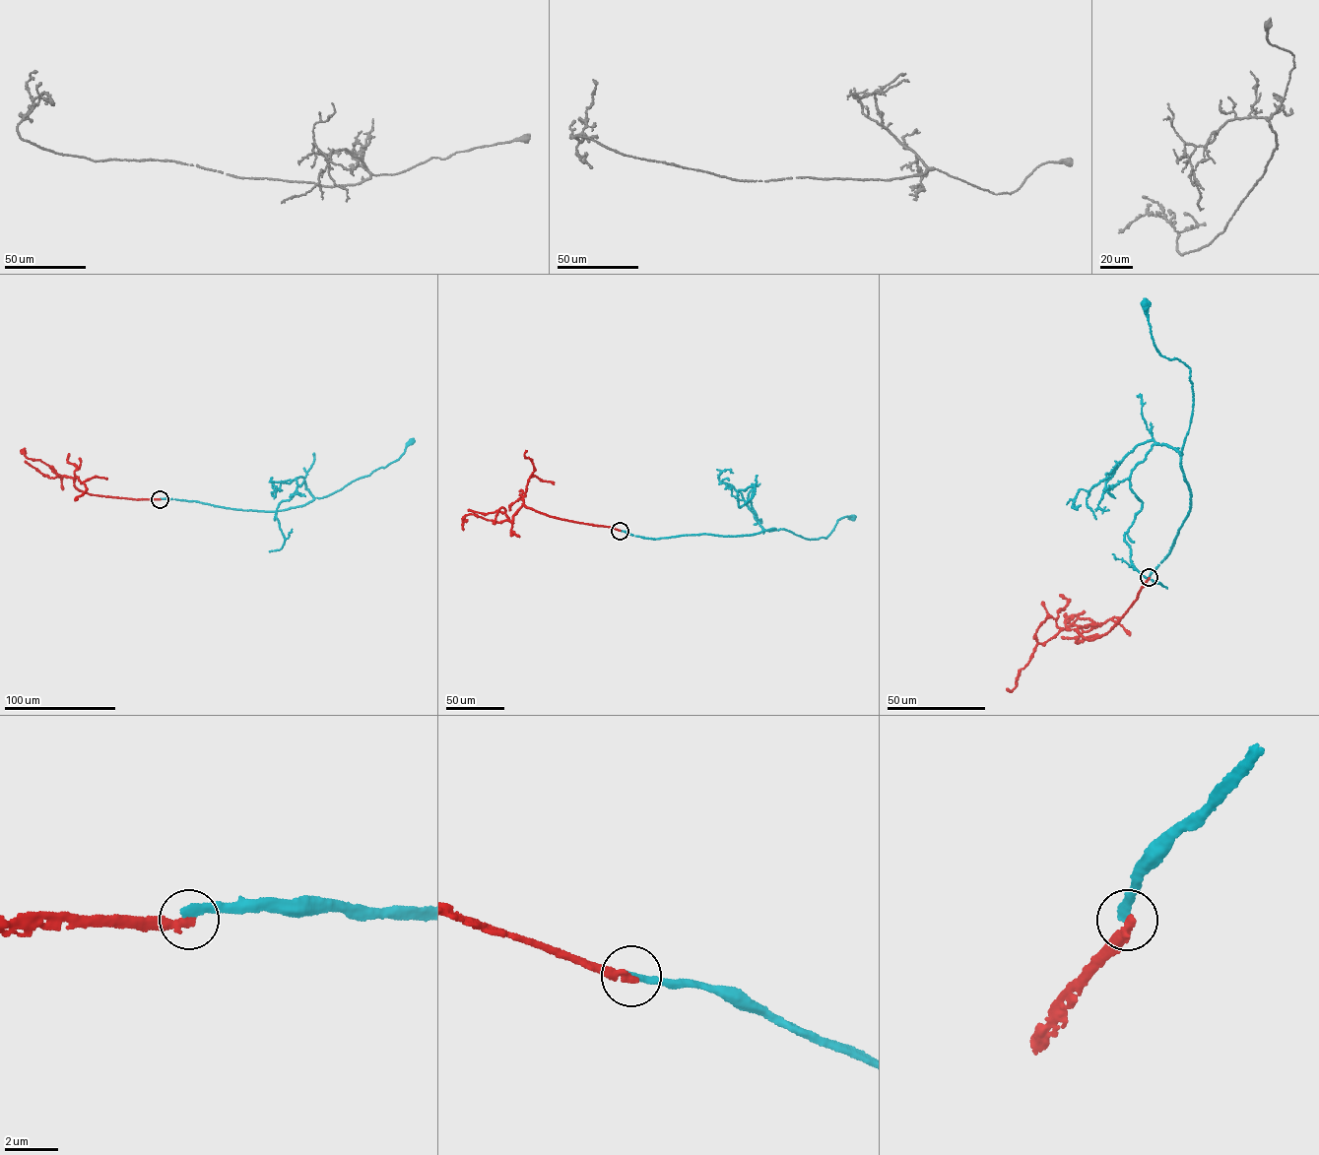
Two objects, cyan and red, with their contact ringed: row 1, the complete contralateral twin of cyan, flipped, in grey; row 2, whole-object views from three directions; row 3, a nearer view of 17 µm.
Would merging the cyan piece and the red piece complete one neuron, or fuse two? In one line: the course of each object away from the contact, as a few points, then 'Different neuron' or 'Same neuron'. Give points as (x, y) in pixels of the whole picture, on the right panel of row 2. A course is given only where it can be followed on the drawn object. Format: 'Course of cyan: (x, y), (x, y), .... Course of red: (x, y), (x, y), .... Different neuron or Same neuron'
Course of cyan: (1150, 577), (1170, 551), (1190, 510), (1180, 458), (1194, 402), (1190, 370), (1179, 359), (1161, 355), (1145, 305). Course of red: (1150, 577), (1100, 637), (1079, 631), (1096, 627), (1088, 618), (1066, 627), (1086, 611). Different neuron

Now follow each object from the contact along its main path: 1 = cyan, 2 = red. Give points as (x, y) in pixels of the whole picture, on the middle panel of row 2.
1: (620, 531), (657, 539), (702, 534), (750, 535), (774, 528), (809, 540), (825, 539), (837, 521), (851, 517)
2: (620, 531), (550, 516), (524, 505), (511, 521), (498, 522), (474, 514), (465, 515), (463, 530)

